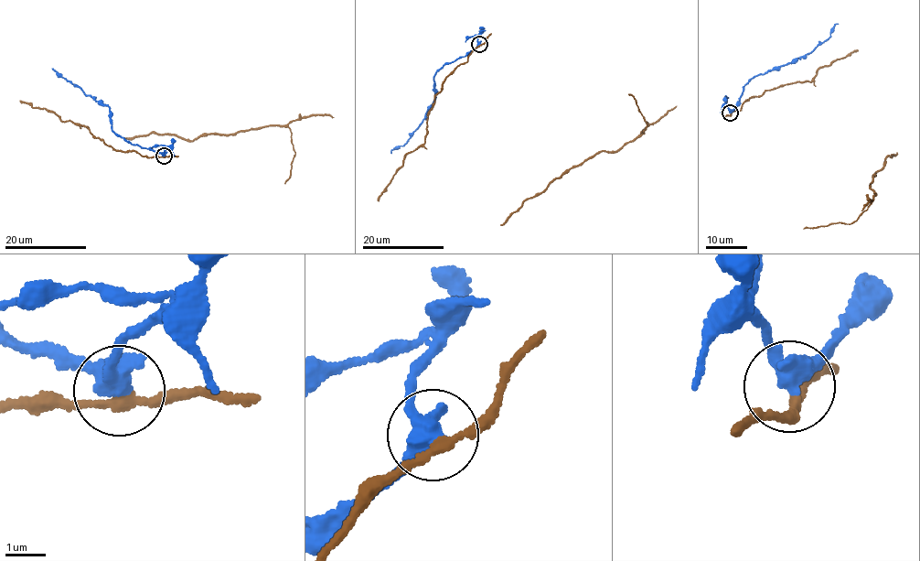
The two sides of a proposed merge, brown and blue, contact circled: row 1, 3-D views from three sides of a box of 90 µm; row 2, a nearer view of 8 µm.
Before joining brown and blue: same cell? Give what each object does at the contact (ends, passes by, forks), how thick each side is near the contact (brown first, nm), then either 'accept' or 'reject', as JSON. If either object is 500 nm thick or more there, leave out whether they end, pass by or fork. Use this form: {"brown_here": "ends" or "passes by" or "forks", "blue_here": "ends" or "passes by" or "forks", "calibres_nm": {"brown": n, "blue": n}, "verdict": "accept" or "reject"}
{"brown_here": "passes by", "blue_here": "passes by", "calibres_nm": {"brown": 200, "blue": 480}, "verdict": "reject"}

